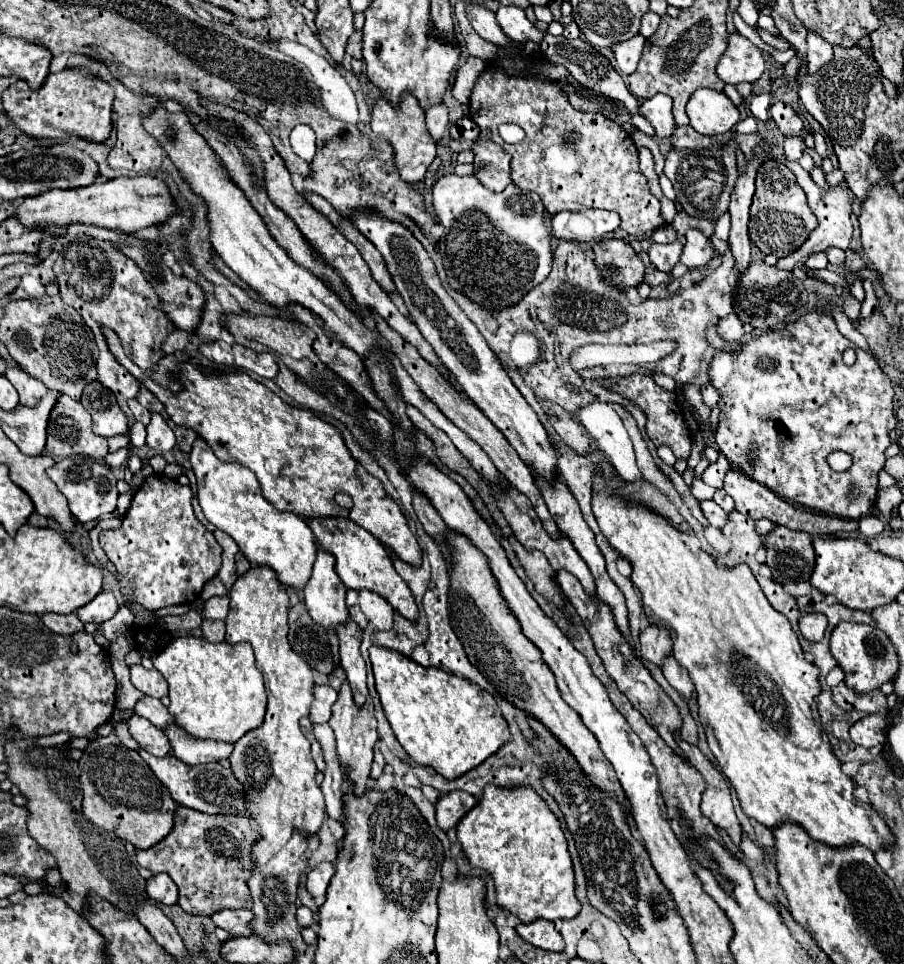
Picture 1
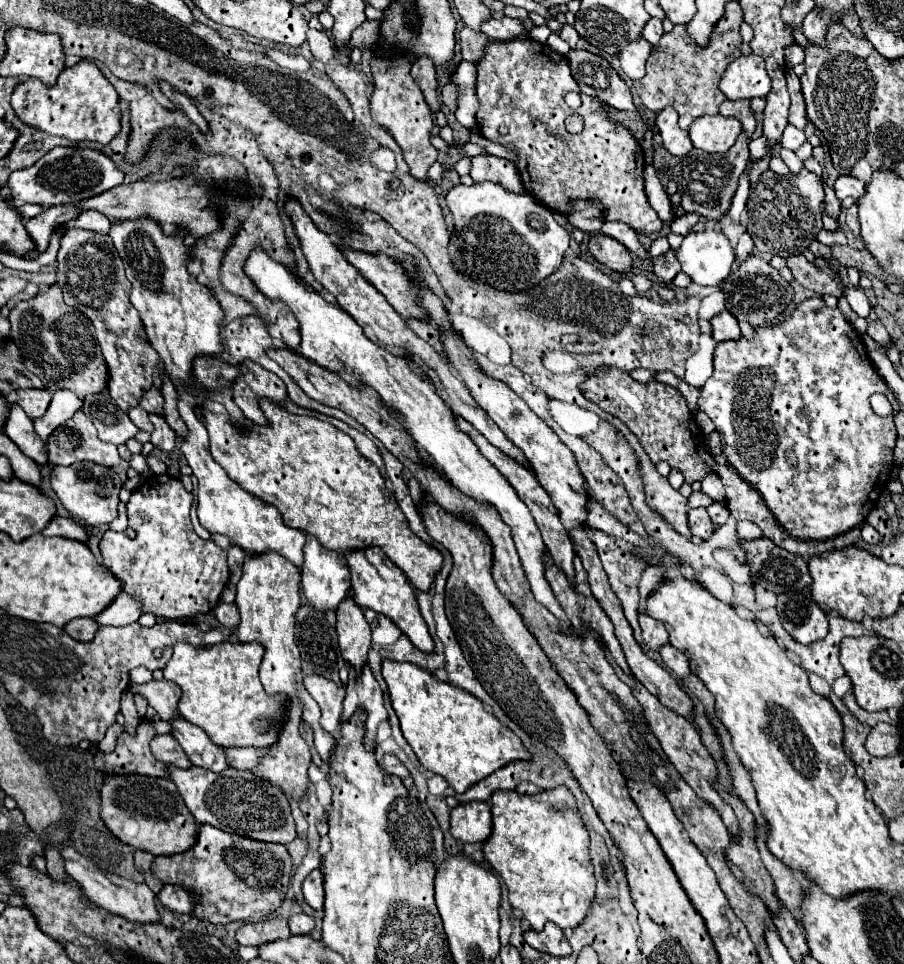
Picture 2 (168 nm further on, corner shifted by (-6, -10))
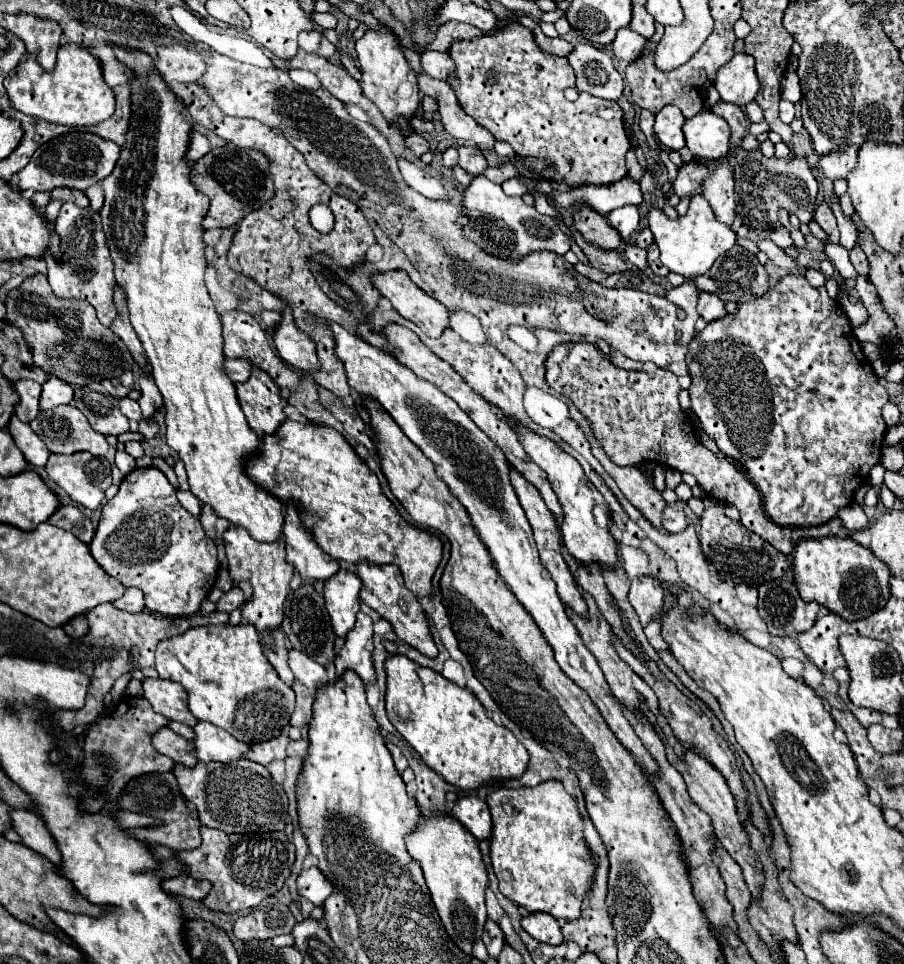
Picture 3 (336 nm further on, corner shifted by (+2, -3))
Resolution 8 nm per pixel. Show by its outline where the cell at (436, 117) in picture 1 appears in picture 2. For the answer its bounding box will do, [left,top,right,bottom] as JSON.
[410,58,442,114]

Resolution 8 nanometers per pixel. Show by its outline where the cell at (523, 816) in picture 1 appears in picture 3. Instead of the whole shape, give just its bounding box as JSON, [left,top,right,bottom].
[486,779,598,945]

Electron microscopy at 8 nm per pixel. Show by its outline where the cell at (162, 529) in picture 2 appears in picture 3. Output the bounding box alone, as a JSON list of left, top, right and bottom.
[88,467,218,617]

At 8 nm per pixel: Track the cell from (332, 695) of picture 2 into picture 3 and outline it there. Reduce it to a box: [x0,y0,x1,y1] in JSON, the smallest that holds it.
[288,649,328,691]

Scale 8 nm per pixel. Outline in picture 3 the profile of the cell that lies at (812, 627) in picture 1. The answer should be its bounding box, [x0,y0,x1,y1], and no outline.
[758,579,818,637]

